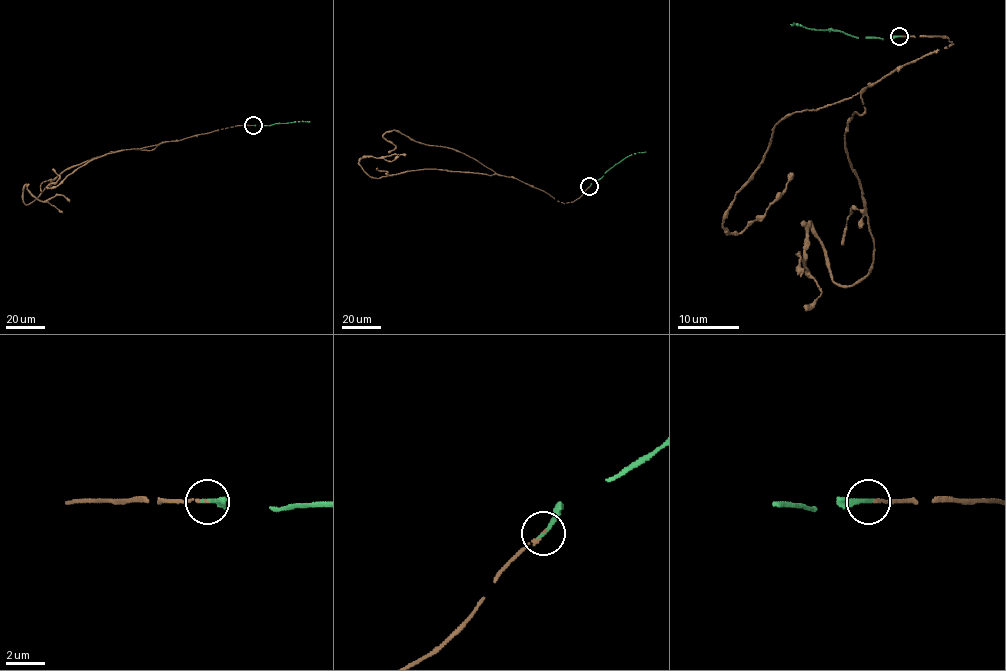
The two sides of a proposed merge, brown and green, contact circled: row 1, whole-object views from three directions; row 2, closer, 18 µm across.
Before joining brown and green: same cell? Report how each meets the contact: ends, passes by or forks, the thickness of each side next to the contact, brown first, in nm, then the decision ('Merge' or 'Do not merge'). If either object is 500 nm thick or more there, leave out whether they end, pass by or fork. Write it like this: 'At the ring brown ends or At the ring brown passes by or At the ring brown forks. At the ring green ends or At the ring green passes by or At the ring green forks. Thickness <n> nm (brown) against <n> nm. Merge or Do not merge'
At the ring brown ends. At the ring green ends. Thickness 130 nm (brown) against 240 nm. Merge

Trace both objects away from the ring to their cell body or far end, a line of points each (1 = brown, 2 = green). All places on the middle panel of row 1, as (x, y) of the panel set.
1: (590, 186), (573, 201), (563, 203), (510, 177), (431, 169), (371, 178), (359, 164), (366, 156), (405, 155)
2: (590, 186), (628, 155), (645, 152)

